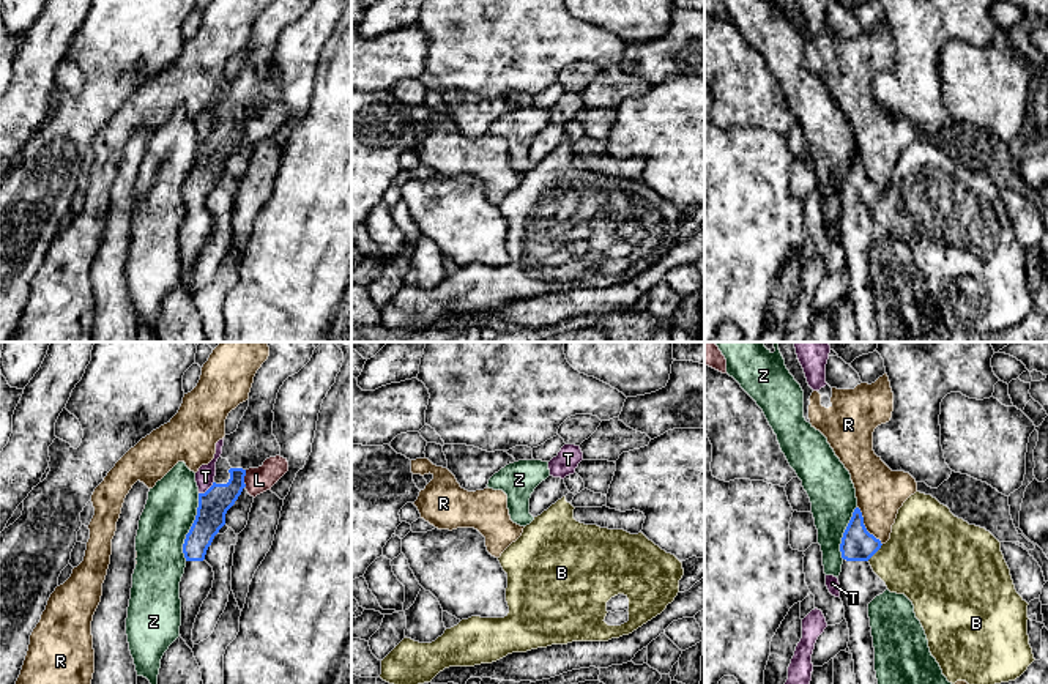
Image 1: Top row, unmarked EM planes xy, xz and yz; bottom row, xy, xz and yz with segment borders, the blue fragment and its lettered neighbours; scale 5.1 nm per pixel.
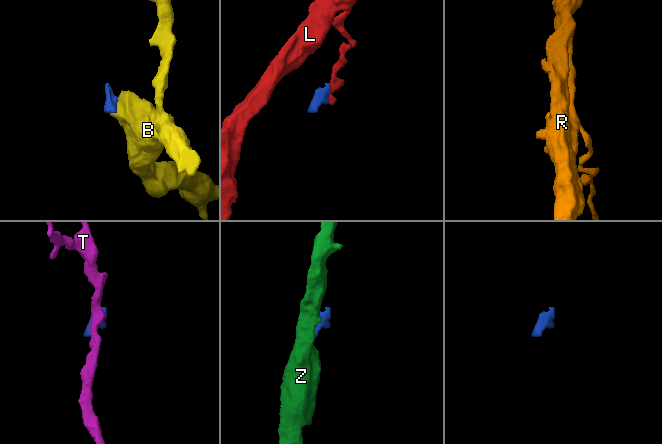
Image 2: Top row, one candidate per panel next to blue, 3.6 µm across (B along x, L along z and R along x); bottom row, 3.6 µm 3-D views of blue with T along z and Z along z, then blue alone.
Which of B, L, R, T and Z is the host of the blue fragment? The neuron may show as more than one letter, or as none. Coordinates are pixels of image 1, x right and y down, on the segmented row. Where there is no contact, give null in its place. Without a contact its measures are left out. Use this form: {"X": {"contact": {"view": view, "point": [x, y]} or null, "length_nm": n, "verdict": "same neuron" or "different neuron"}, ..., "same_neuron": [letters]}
{"B": {"contact": {"view": "yz", "point": [875, 552]}, "length_nm": 120, "verdict": "different neuron"}, "L": {"contact": {"view": "xy", "point": [243, 478]}, "length_nm": 90, "verdict": "different neuron"}, "R": {"contact": {"view": "yz", "point": [864, 527]}, "length_nm": 240, "verdict": "different neuron"}, "T": {"contact": {"view": "xy", "point": [208, 489]}, "length_nm": 100, "verdict": "different neuron"}, "Z": {"contact": {"view": "xy", "point": [191, 527]}, "length_nm": 360, "verdict": "different neuron"}, "same_neuron": []}

